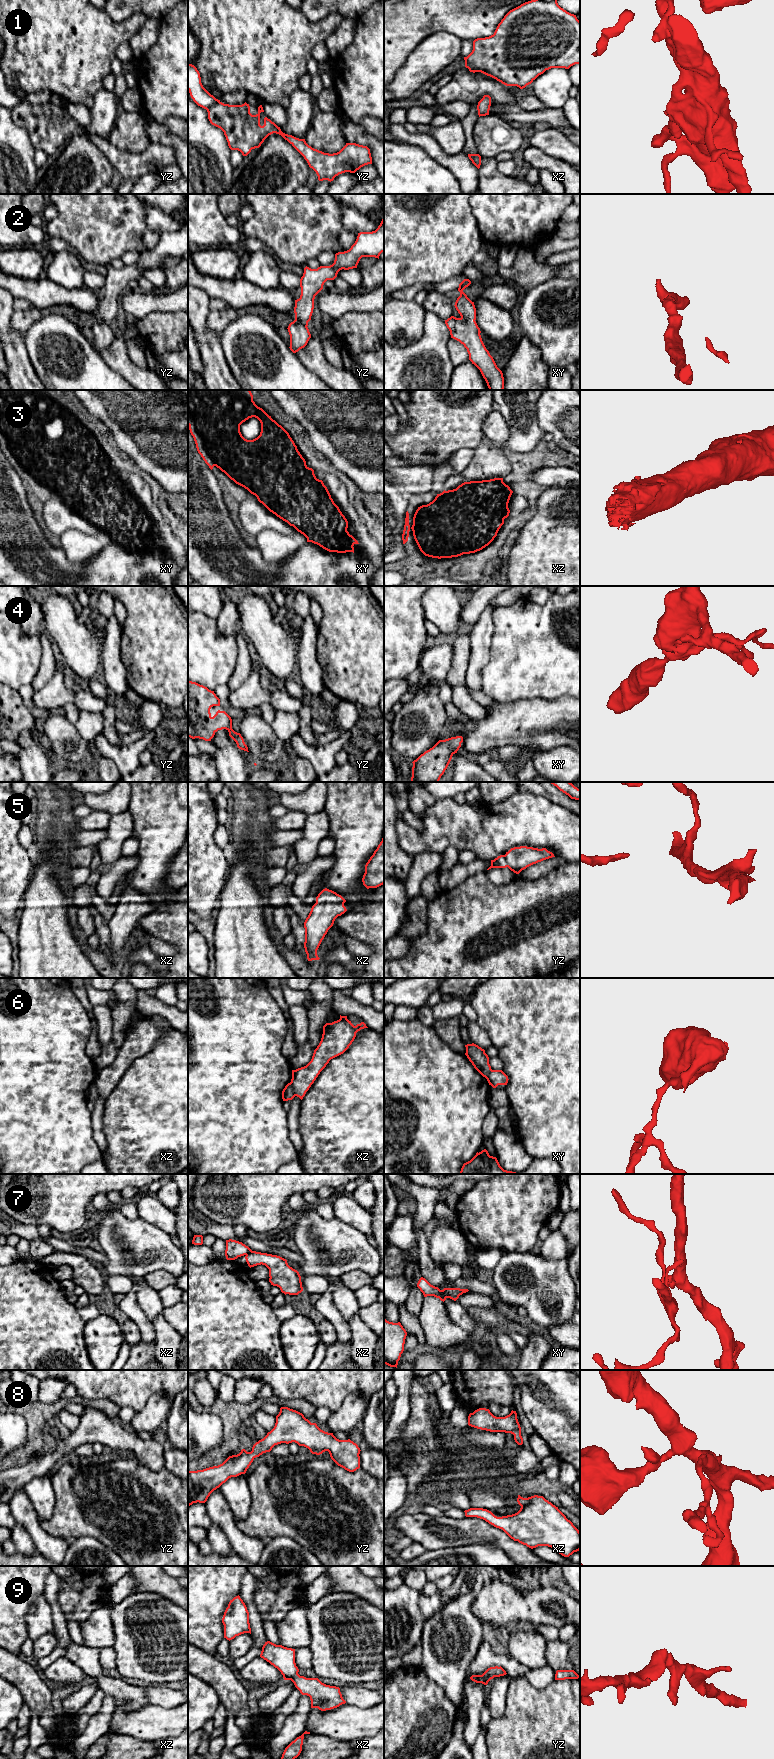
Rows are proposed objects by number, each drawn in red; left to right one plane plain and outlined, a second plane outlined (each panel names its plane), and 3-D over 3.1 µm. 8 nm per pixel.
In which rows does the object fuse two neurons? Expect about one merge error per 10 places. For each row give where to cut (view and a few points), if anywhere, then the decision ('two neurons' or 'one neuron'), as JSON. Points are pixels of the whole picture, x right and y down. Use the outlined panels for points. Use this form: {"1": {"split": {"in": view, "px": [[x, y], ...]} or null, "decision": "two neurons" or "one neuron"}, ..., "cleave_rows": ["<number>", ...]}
{"1": {"split": null, "decision": "one neuron"}, "2": {"split": null, "decision": "one neuron"}, "3": {"split": null, "decision": "one neuron"}, "4": {"split": null, "decision": "one neuron"}, "5": {"split": null, "decision": "one neuron"}, "6": {"split": {"in": "xz", "px": [[290, 1082], [295, 1095]]}, "decision": "two neurons"}, "7": {"split": {"in": "xy", "px": [[442, 1290], [447, 1297]]}, "decision": "two neurons"}, "8": {"split": null, "decision": "one neuron"}, "9": {"split": null, "decision": "one neuron"}, "cleave_rows": ["6", "7"]}

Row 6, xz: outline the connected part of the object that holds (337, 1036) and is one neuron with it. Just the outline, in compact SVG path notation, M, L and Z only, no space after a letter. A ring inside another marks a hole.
M347 1016L323 1026L321 1041L314 1050L311 1061L304 1067L292 1070L291 1085L295 1096L301 1100L329 1061L343 1054L352 1044L356 1033L368 1028L364 1022L354 1026Z

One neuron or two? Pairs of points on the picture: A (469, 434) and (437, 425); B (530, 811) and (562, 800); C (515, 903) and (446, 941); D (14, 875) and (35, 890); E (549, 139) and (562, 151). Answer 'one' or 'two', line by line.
A: one
B: two
C: one
D: two
E: one

